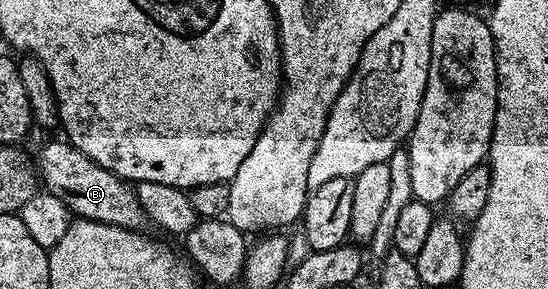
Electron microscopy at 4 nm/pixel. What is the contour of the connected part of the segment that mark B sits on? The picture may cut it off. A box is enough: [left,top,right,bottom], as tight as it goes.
[36,141,148,232]

